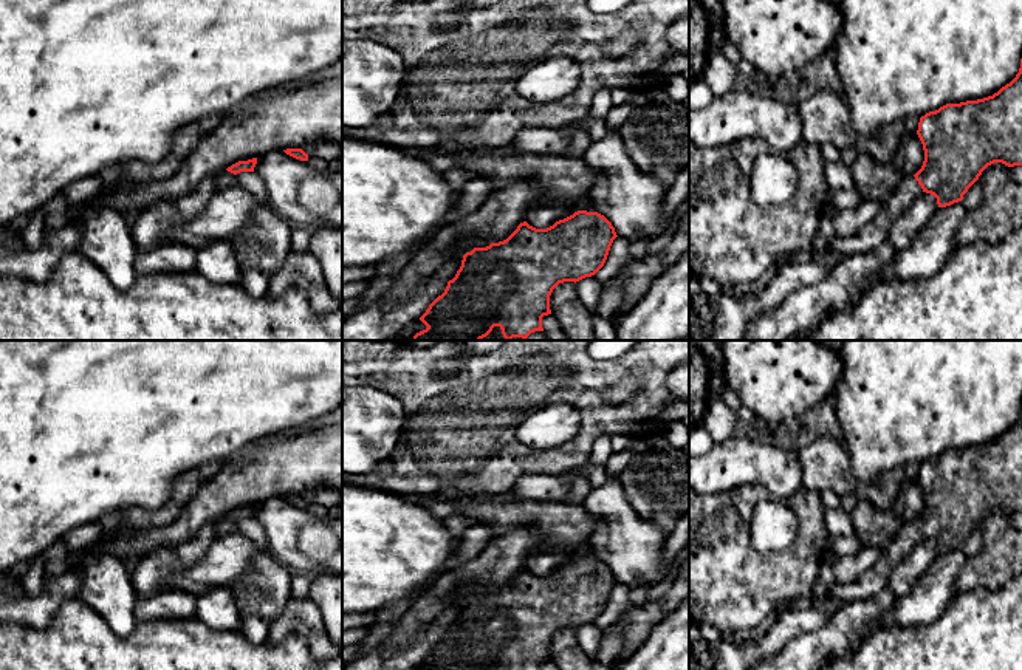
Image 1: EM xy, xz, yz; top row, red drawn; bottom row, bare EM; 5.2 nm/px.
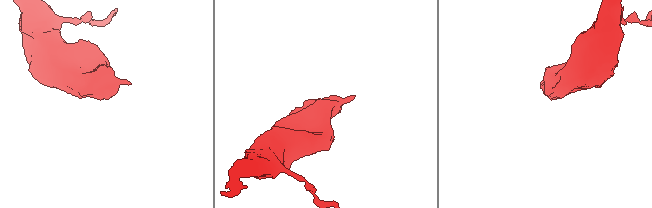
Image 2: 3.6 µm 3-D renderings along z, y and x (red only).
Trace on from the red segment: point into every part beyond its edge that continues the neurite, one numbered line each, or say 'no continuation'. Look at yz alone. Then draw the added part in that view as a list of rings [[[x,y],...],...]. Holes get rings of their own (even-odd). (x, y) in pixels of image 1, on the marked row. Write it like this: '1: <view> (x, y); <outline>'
1: yz (877, 232); [[[906,176],[883,203],[883,209],[870,224],[852,237],[835,235],[824,251],[828,254],[839,254],[845,258],[875,251],[889,240],[893,223],[921,193],[923,189],[915,176]]]

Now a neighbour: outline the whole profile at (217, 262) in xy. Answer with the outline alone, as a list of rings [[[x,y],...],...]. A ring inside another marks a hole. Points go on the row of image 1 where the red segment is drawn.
[[[214,241],[198,249],[197,272],[217,285],[237,285],[242,280],[238,260],[229,241]]]

